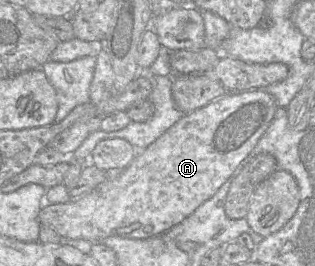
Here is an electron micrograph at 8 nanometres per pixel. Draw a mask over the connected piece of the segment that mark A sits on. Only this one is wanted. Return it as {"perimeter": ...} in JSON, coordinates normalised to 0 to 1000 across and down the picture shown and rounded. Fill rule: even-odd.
{"perimeter":[[[841,335],[721,346],[654,398],[584,429],[495,530],[438,568],[403,628],[289,722],[210,763],[156,767],[133,782],[124,835],[168,857],[203,906],[263,898],[308,914],[349,887],[457,898],[524,876],[603,812],[730,673],[857,474],[879,406],[870,365]]]}

